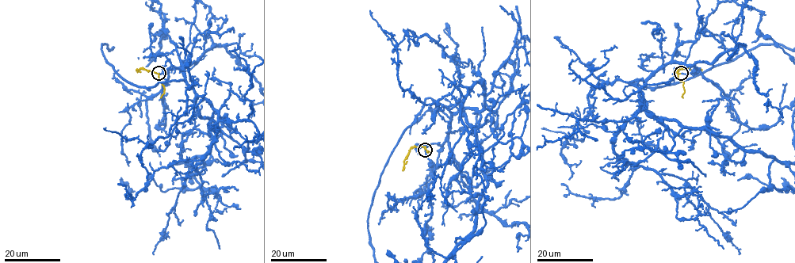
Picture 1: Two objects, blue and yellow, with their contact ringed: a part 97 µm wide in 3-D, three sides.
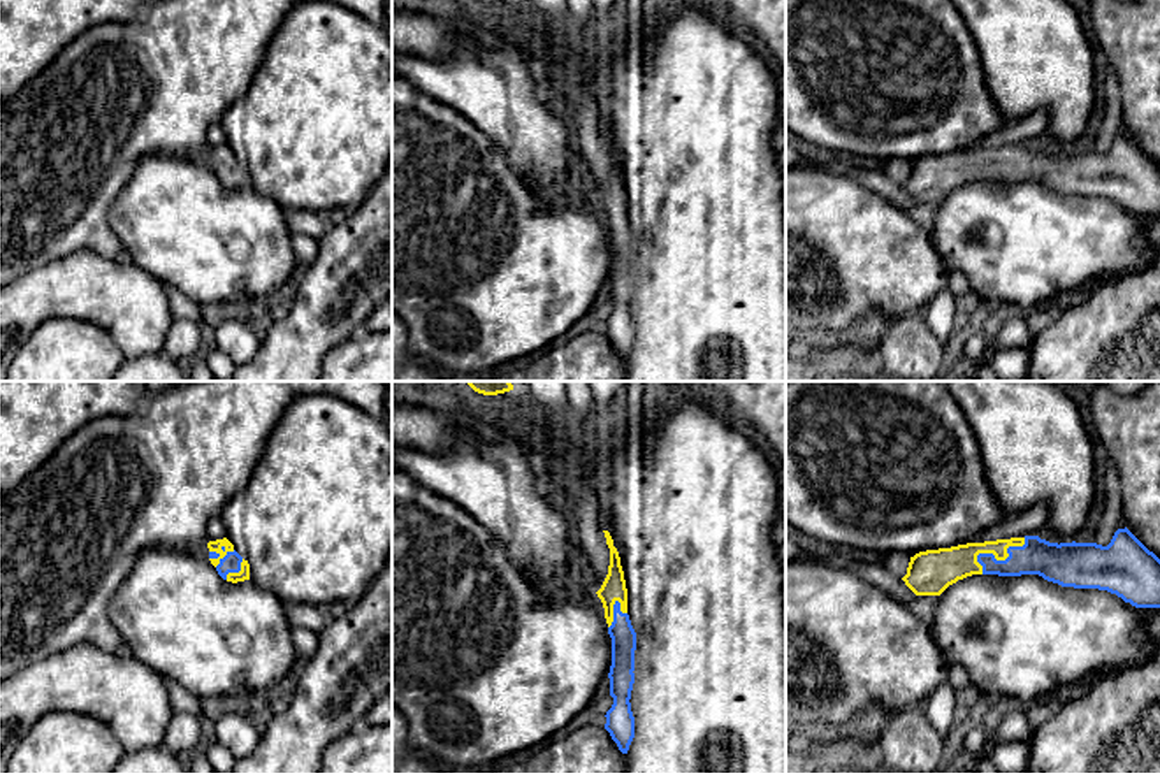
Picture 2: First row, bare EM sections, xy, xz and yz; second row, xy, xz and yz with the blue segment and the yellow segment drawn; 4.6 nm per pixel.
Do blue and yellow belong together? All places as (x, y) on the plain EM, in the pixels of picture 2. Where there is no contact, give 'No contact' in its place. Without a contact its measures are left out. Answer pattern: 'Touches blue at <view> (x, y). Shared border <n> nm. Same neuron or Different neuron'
Touches blue at yz (995, 166). Shared border 260 nm. Same neuron

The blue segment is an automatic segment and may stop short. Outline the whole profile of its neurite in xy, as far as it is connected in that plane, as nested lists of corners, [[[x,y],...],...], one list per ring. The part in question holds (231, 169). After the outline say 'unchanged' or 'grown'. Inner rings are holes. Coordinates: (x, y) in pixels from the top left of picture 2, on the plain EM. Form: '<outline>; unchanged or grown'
[[[223,144],[207,149],[209,167],[218,181],[232,190],[250,186],[250,170],[236,156],[234,151]]]; grown

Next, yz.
[[[1127,134],[1118,135],[1107,153],[1076,148],[1058,151],[1025,142],[926,156],[910,163],[902,186],[916,202],[940,202],[949,191],[972,181],[1039,181],[1062,193],[1107,197],[1135,214],[1160,214],[1160,165]]]; grown

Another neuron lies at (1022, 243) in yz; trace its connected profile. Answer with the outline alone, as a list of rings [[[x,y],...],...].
[[[972,181],[958,186],[937,202],[930,237],[946,269],[961,271],[981,300],[1016,304],[1026,311],[1062,293],[1098,286],[1125,271],[1142,271],[1151,260],[1139,214],[1107,197],[1062,193],[1039,181]]]

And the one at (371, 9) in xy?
[[[327,0],[332,4],[339,4],[360,16],[364,16],[366,19],[369,19],[374,25],[381,25],[383,18],[385,18],[385,4],[387,0]]]

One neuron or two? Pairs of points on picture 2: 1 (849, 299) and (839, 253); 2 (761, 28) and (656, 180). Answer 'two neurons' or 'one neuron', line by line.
1: one neuron
2: two neurons

